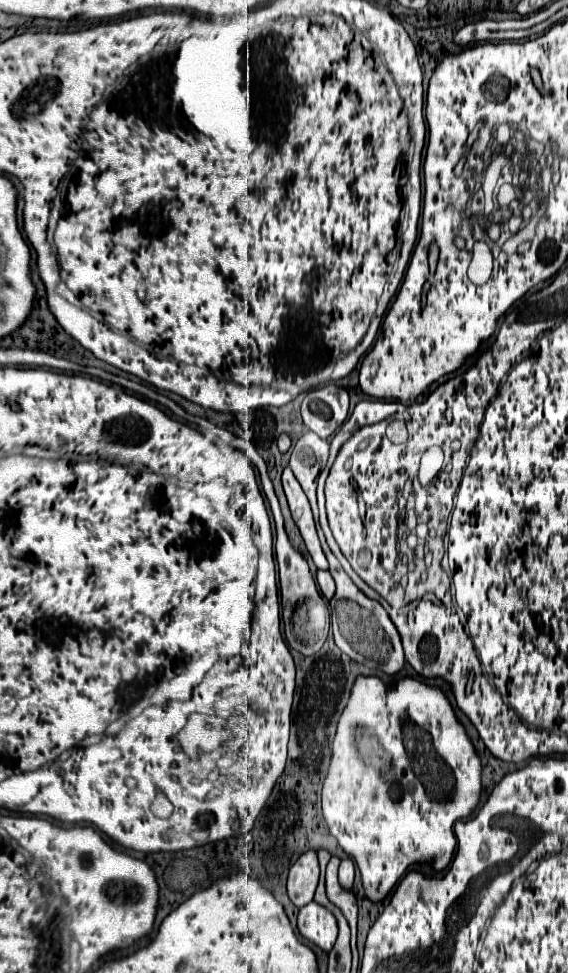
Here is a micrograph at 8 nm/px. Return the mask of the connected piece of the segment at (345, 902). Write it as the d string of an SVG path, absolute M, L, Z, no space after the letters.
M331 857L329 865L327 865L327 897L343 911L345 919L349 921L351 927L351 939L355 939L355 931L357 931L357 895L353 889L345 889L339 885L337 881L337 869L339 869L339 857Z

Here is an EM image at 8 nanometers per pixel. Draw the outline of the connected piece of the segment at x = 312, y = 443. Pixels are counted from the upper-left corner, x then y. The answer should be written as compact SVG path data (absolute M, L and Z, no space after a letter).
M305 433L291 449L291 459L289 467L293 469L297 481L301 483L313 513L317 513L317 499L315 499L315 489L317 489L317 477L321 469L327 465L329 459L329 443L323 441L315 433Z

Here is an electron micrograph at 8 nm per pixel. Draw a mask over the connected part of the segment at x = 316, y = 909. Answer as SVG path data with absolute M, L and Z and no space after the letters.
M315 901L301 907L299 917L297 917L297 929L305 939L313 941L323 951L333 949L335 939L337 939L337 931L339 931L335 915Z

